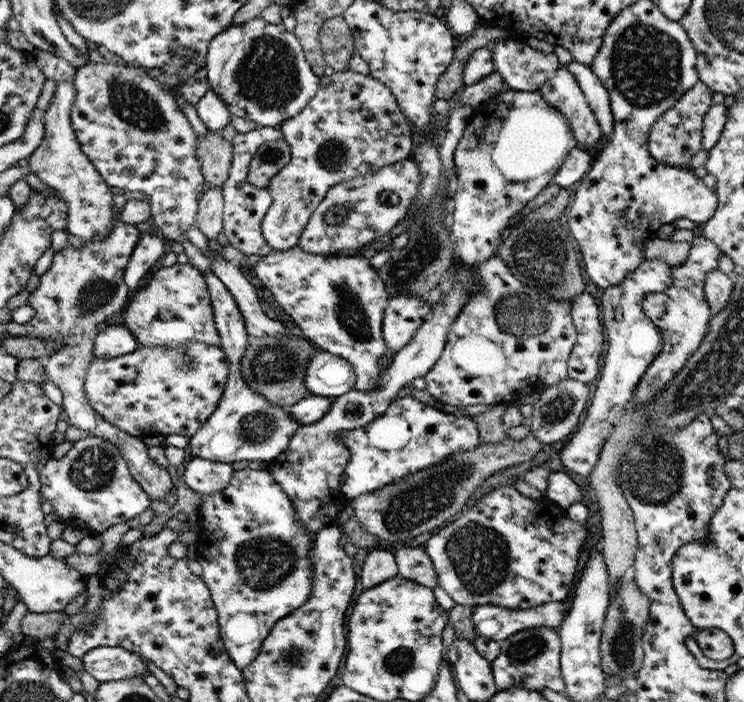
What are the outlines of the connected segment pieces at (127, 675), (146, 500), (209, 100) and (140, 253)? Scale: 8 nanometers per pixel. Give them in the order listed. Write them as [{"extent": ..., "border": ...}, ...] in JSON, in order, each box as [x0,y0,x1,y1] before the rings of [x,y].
[{"extent":[82,646,149,683],"border":[[[99,646],[82,658],[84,671],[101,683],[144,679],[149,670],[134,651],[121,646]]]},{"extent":[40,436,152,534],"border":[[[98,436],[83,438],[73,443],[66,455],[48,460],[40,473],[40,482],[43,483],[44,498],[52,502],[53,512],[63,517],[66,525],[84,533],[102,534],[114,524],[138,517],[140,513],[148,510],[152,502],[142,484],[131,474],[127,460],[120,454],[120,448]]]},{"extent":[195,89,232,132],"border":[[[212,89],[204,93],[195,108],[200,120],[211,132],[220,132],[231,124],[232,116],[228,113],[228,104]]]},{"extent":[126,233,164,292],"border":[[[150,233],[140,234],[139,245],[127,266],[126,282],[136,292],[142,287],[142,280],[150,276],[148,272],[154,268],[154,264],[162,259],[164,244],[158,236],[150,236]]]}]

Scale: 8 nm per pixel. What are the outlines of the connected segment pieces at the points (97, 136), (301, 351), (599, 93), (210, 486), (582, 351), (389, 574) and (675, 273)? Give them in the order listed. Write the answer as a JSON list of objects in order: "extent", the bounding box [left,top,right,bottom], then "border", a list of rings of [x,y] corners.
[{"extent":[71,61,213,257],"border":[[[108,61],[88,62],[77,68],[73,82],[76,86],[76,98],[71,111],[71,123],[84,154],[96,166],[108,187],[143,192],[151,204],[150,222],[155,230],[169,240],[177,240],[184,235],[204,255],[210,257],[213,254],[213,250],[209,248],[211,242],[196,226],[198,196],[202,194],[206,184],[200,174],[201,163],[197,158],[198,138],[176,103],[176,97],[166,92],[158,80],[148,76],[148,68],[130,63],[120,65]]]},{"extent":[240,333,317,408],"border":[[[289,333],[282,337],[276,337],[276,335],[250,336],[240,362],[240,371],[244,374],[244,379],[251,390],[262,394],[272,405],[288,408],[309,396],[308,388],[304,385],[304,376],[306,376],[308,362],[317,349],[304,336],[292,336]]]},{"extent":[564,60,613,140],"border":[[[573,60],[564,67],[568,68],[576,76],[576,80],[578,80],[588,104],[592,107],[594,115],[597,117],[604,140],[608,140],[613,132],[608,90],[604,88],[602,81],[594,74],[590,65]]]},{"extent":[182,457,234,495],"border":[[[190,457],[182,478],[201,495],[217,494],[225,490],[234,475],[232,463],[221,463],[198,457]]]},{"extent":[568,292,604,384],"border":[[[582,292],[572,300],[572,322],[576,325],[576,344],[568,358],[571,379],[592,384],[600,374],[600,356],[604,352],[604,327],[600,321],[601,308],[595,298]]]},{"extent":[360,549,398,589],"border":[[[377,549],[366,556],[360,572],[360,582],[364,589],[372,589],[380,582],[386,582],[398,575],[395,555],[384,549]]]},{"extent":[625,236,722,410],"border":[[[706,236],[694,238],[687,262],[684,262],[684,265],[672,267],[672,279],[674,279],[672,286],[664,292],[644,296],[642,300],[644,313],[652,319],[662,333],[662,352],[654,358],[652,364],[644,371],[644,375],[640,377],[640,383],[636,385],[632,399],[625,406],[625,410],[628,407],[634,410],[634,406],[656,401],[659,393],[662,393],[674,380],[674,376],[678,376],[688,359],[700,348],[711,320],[710,304],[704,294],[706,274],[718,267],[722,256],[720,248]]]}]

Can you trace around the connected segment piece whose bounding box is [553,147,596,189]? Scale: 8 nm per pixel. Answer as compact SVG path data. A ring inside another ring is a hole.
M587 147L573 149L564 164L558 168L553 184L561 188L572 189L589 172L588 170L595 160L596 157L588 152Z

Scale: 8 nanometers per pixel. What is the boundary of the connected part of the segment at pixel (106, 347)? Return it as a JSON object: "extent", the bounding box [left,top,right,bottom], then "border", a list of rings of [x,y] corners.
{"extent":[96,325,138,357],"border":[[[108,325],[96,335],[96,357],[116,357],[138,348],[126,325]]]}

